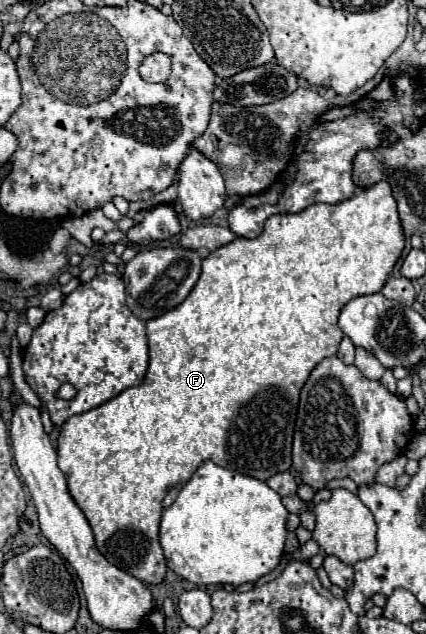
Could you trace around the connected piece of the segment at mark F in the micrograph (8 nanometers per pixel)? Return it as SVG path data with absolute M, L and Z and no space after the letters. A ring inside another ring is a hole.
M378 182L370 188L360 190L354 198L344 200L336 206L312 204L298 214L274 214L266 220L264 232L258 238L254 238L254 240L236 238L234 242L210 252L202 260L202 272L200 272L200 278L198 278L196 286L192 288L190 296L174 310L146 320L150 364L148 364L148 370L146 370L142 384L120 392L116 398L104 402L98 408L92 408L84 414L70 416L58 434L58 468L66 476L70 496L74 498L74 502L78 504L78 508L84 512L86 520L90 522L90 528L92 528L94 540L96 540L96 548L102 552L102 556L106 556L108 562L112 562L120 570L136 576L138 580L142 580L146 584L164 582L166 560L162 556L162 548L158 542L158 524L160 524L160 516L162 516L162 500L172 486L184 484L198 470L198 466L202 462L212 460L218 466L224 466L228 470L234 470L234 472L240 472L240 474L246 474L246 476L252 476L258 480L268 480L270 476L274 476L278 472L290 470L290 450L292 450L292 434L294 434L294 420L296 420L296 410L298 410L300 388L304 386L308 374L312 372L312 368L320 360L336 354L338 344L344 336L336 324L340 308L356 296L380 292L380 288L384 286L396 260L400 258L402 248L404 248L404 234L402 234L400 218L396 212L396 200L392 196L388 182Z

